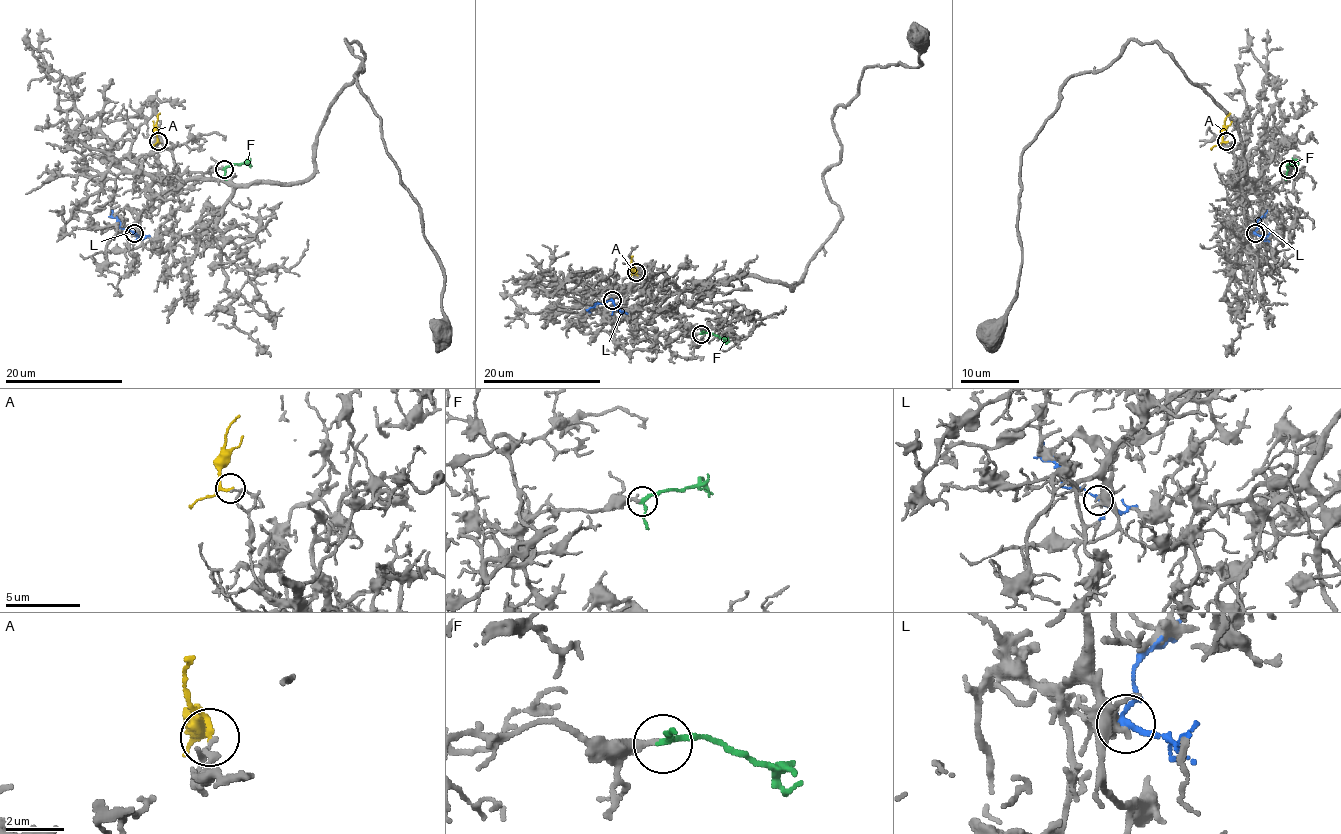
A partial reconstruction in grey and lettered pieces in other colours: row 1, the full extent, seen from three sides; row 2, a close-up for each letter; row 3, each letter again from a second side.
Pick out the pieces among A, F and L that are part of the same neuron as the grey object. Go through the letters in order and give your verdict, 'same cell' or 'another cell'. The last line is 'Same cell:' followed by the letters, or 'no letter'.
A: another cell
F: same cell
L: another cell
Same cell: F

